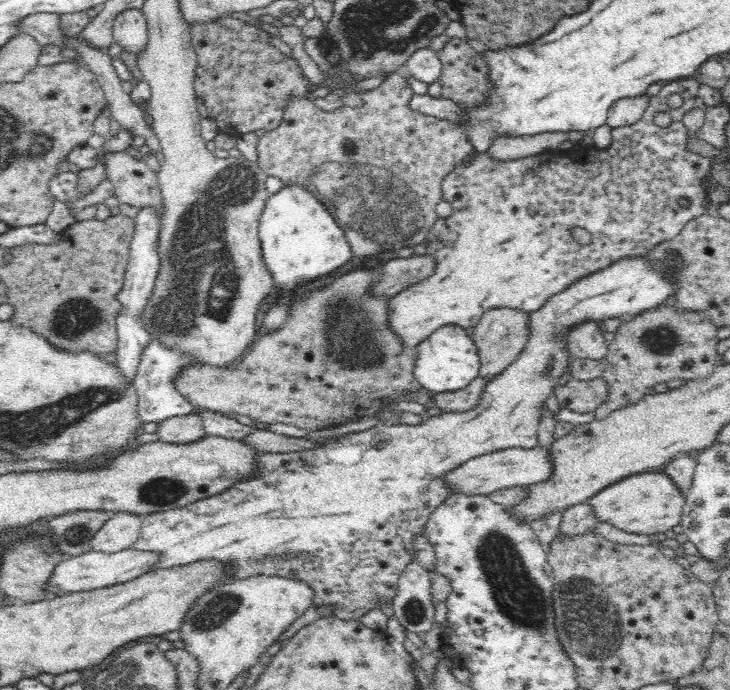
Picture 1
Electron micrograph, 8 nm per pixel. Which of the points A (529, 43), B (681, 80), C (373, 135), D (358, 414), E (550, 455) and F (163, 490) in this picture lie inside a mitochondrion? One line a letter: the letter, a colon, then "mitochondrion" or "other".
A: other
B: other
C: other
D: other
E: other
F: mitochondrion

